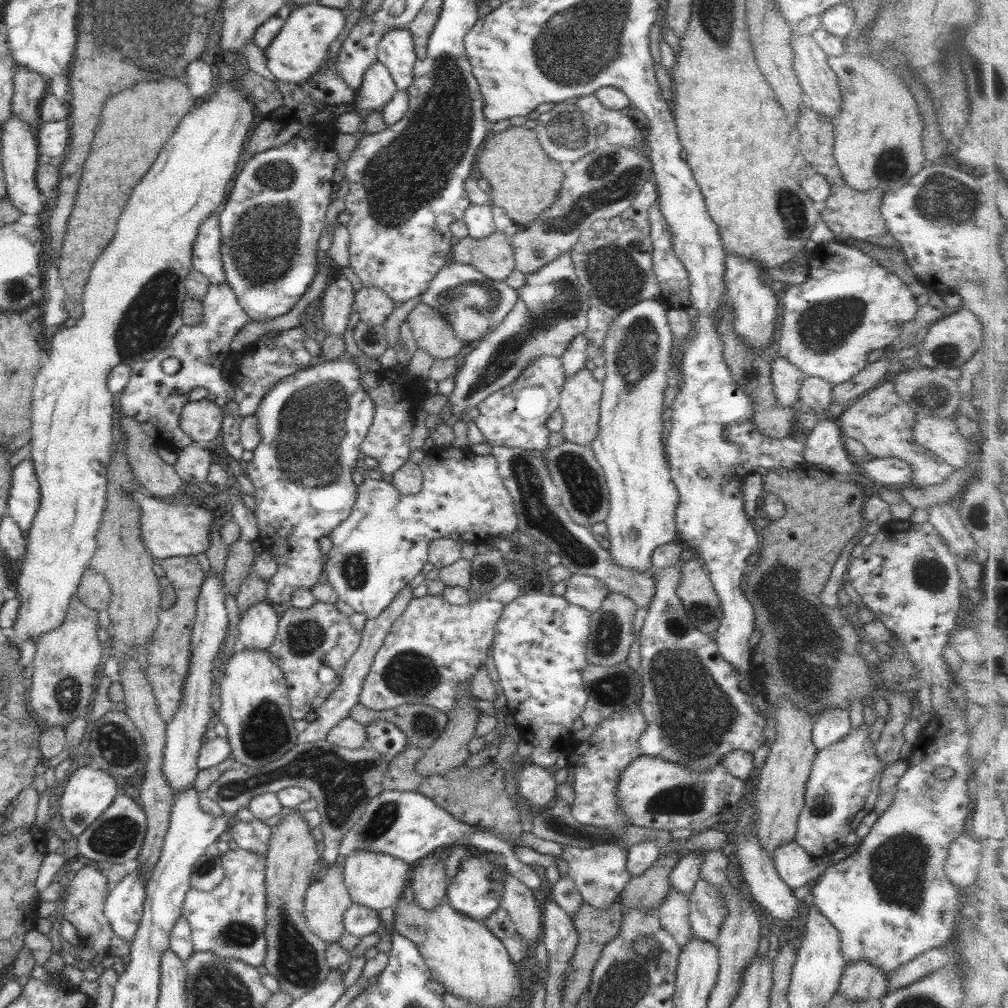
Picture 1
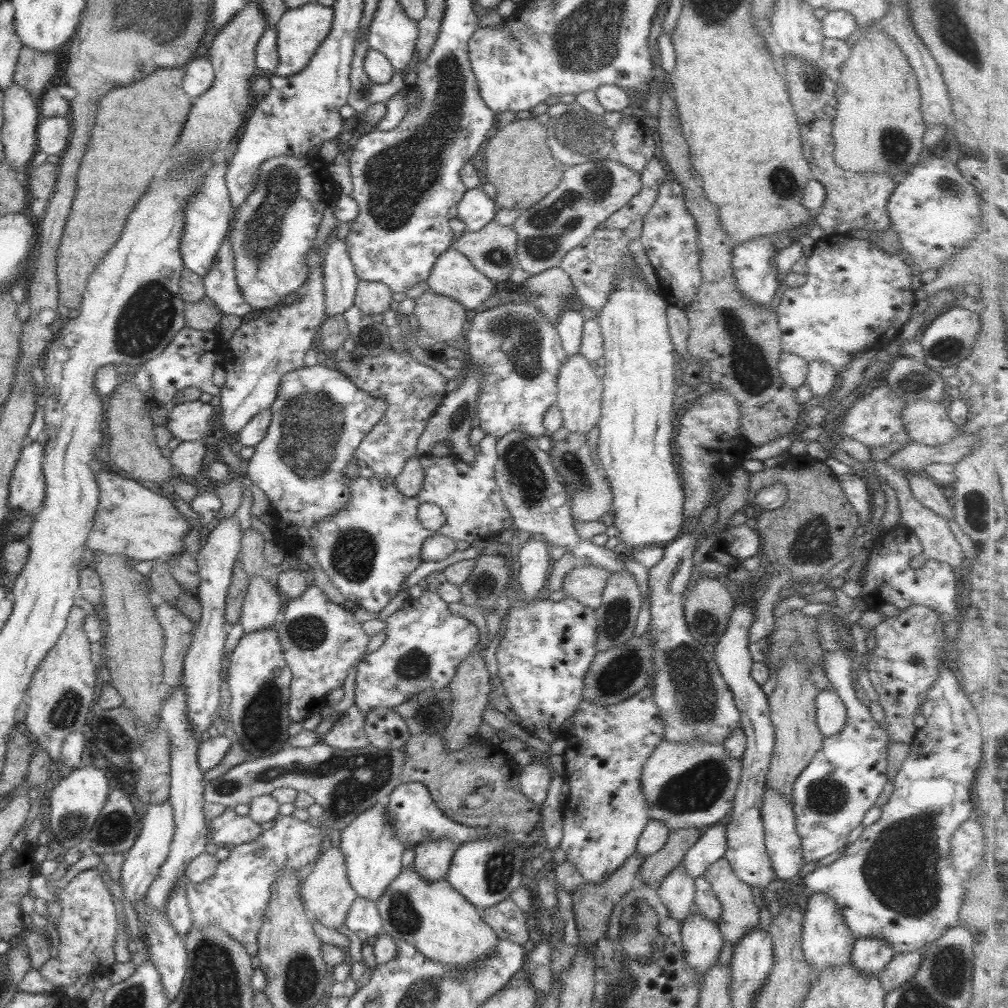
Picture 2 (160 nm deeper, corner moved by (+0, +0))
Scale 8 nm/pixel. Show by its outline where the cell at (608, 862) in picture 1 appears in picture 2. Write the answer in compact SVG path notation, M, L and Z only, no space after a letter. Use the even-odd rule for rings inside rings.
M646 685L639 694L618 704L595 705L583 700L575 713L568 718L565 729L568 746L563 752L564 778L570 785L563 799L563 837L560 848L566 852L567 860L580 871L588 884L600 884L608 880L625 860L637 852L637 840L647 822L649 804L641 789L640 775L644 763L660 742L664 741L664 723L659 708L653 699L653 687Z

